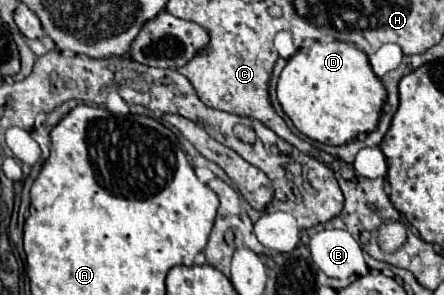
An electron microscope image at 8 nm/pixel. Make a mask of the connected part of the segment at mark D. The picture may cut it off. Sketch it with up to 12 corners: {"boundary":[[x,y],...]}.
{"boundary":[[349,42],[291,56],[277,98],[295,128],[345,144],[377,128],[385,86]]}

